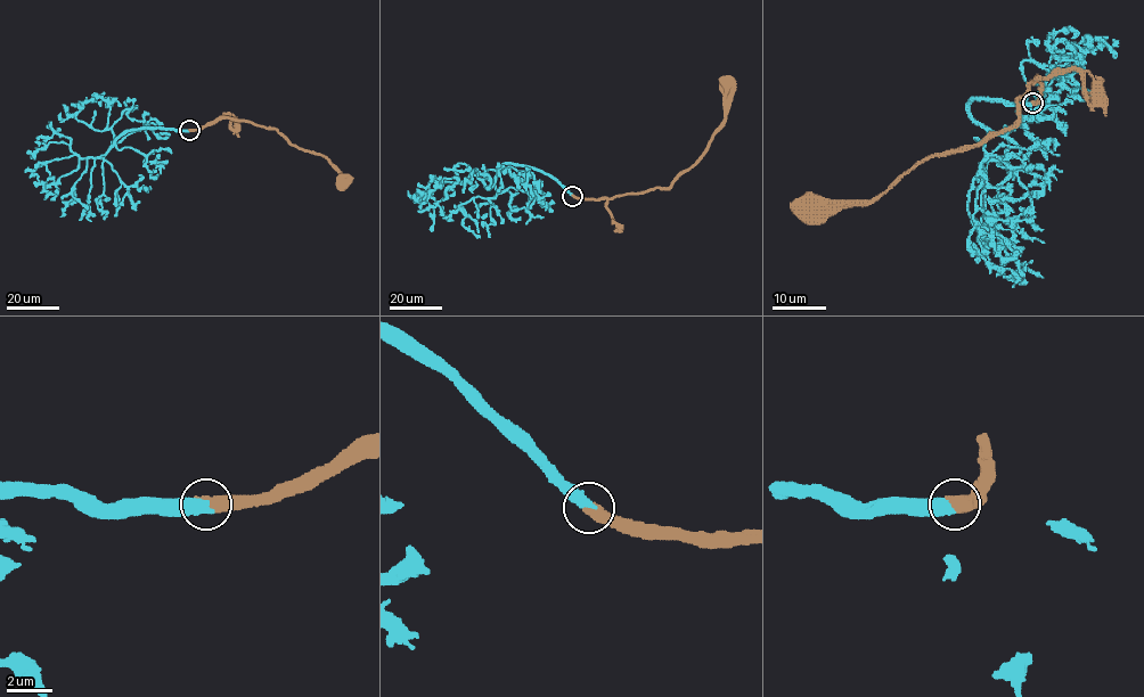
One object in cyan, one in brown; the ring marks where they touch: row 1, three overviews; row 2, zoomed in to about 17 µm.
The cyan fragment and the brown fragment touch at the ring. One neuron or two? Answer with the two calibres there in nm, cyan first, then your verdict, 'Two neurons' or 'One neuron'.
Thickness 480 nm (cyan) against 550 nm. One neuron

